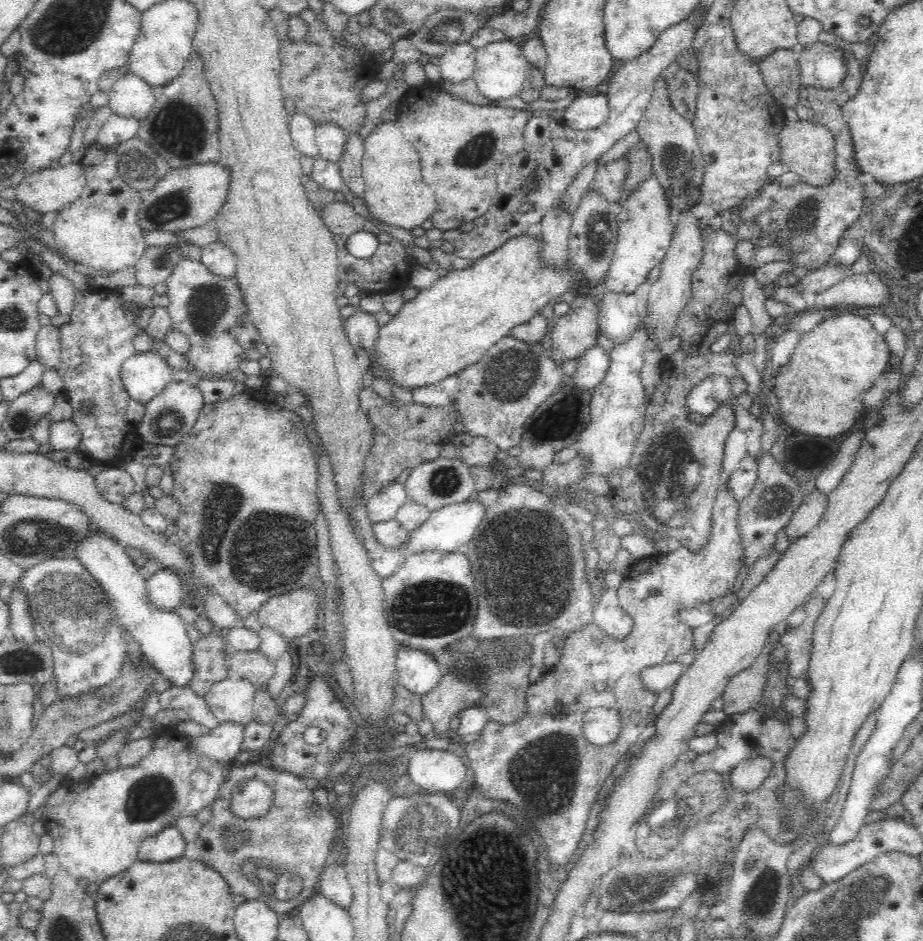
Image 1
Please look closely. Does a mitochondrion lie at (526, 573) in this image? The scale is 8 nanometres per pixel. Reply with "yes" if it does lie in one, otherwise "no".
yes

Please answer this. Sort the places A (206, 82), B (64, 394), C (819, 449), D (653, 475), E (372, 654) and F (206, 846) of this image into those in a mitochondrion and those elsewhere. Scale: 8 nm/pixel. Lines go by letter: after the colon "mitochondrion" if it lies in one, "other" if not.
A: other
B: other
C: other
D: mitochondrion
E: other
F: other

